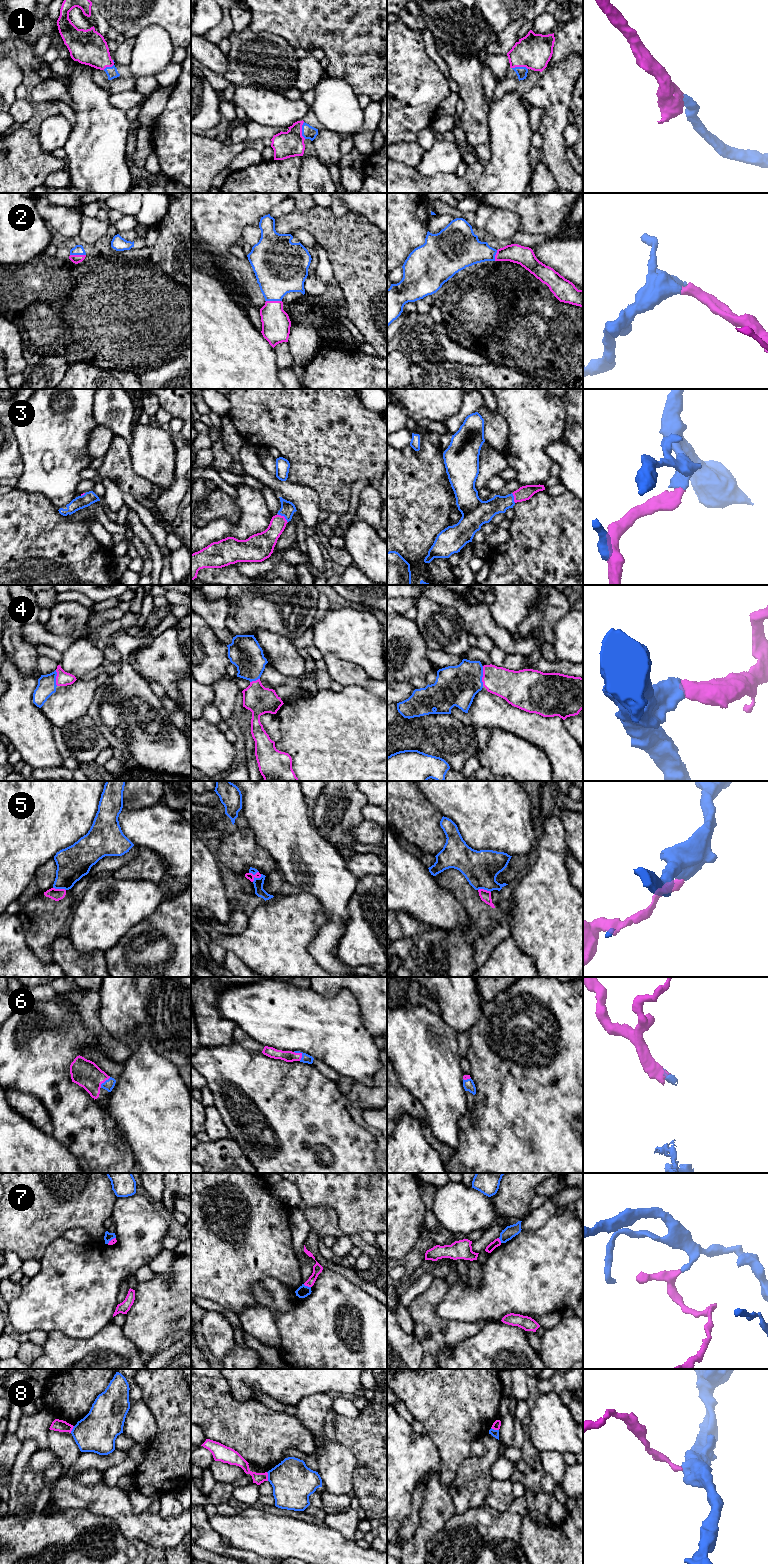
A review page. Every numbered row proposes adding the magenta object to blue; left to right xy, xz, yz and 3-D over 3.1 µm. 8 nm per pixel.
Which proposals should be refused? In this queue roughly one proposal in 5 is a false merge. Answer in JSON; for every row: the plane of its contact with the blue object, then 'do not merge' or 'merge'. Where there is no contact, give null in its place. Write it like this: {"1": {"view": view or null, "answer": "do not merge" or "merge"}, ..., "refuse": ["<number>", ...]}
{"1": {"view": "xz", "answer": "merge"}, "2": {"view": "xy", "answer": "merge"}, "3": {"view": "xz", "answer": "merge"}, "4": {"view": "yz", "answer": "merge"}, "5": {"view": "xz", "answer": "do not merge"}, "6": {"view": "xz", "answer": "merge"}, "7": {"view": "xz", "answer": "do not merge"}, "8": {"view": "xz", "answer": "do not merge"}, "refuse": ["5", "7", "8"]}

